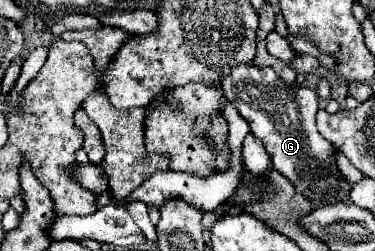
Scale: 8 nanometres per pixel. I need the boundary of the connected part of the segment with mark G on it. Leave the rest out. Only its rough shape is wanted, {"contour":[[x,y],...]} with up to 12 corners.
{"contour":[[237,65],[221,85],[309,201],[339,185],[317,95]]}

